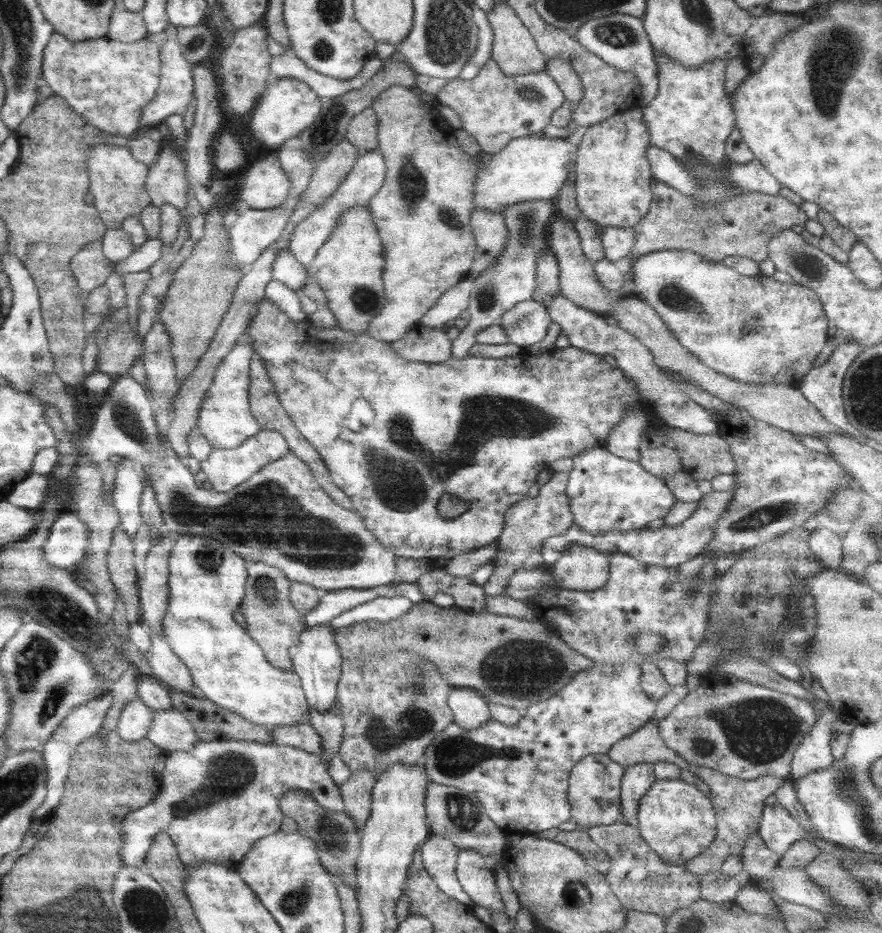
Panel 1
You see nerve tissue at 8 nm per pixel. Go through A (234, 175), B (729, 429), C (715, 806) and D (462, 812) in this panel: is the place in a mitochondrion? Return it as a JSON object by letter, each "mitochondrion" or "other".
{"A":"other","B":"other","C":"other","D":"mitochondrion"}

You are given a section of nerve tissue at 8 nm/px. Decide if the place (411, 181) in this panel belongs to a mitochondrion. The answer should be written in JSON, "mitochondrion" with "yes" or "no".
{"mitochondrion":"yes"}

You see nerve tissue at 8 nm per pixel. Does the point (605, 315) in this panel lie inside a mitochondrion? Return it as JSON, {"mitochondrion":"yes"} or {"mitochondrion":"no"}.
{"mitochondrion":"no"}

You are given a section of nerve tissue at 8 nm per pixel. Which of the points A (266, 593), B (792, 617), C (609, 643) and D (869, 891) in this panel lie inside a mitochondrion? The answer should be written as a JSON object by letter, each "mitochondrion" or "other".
{"A":"mitochondrion","B":"mitochondrion","C":"other","D":"other"}

